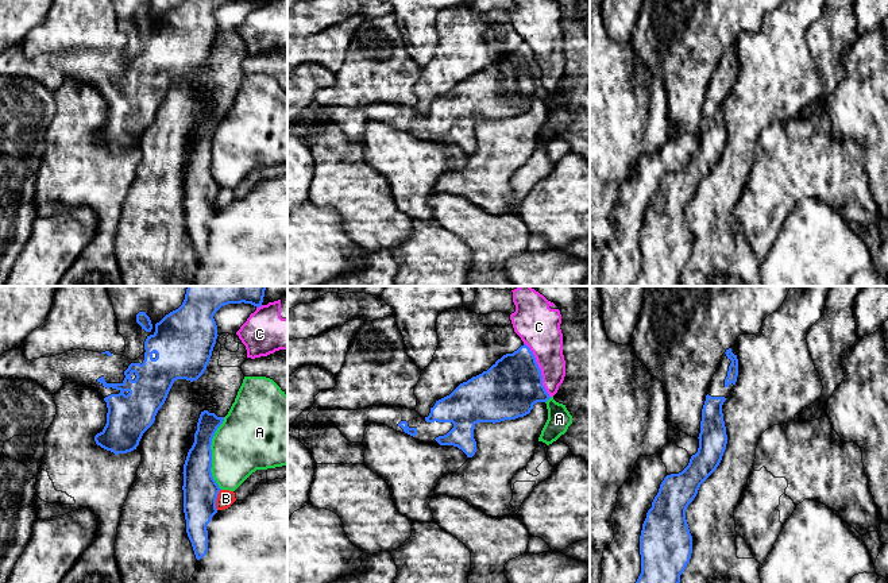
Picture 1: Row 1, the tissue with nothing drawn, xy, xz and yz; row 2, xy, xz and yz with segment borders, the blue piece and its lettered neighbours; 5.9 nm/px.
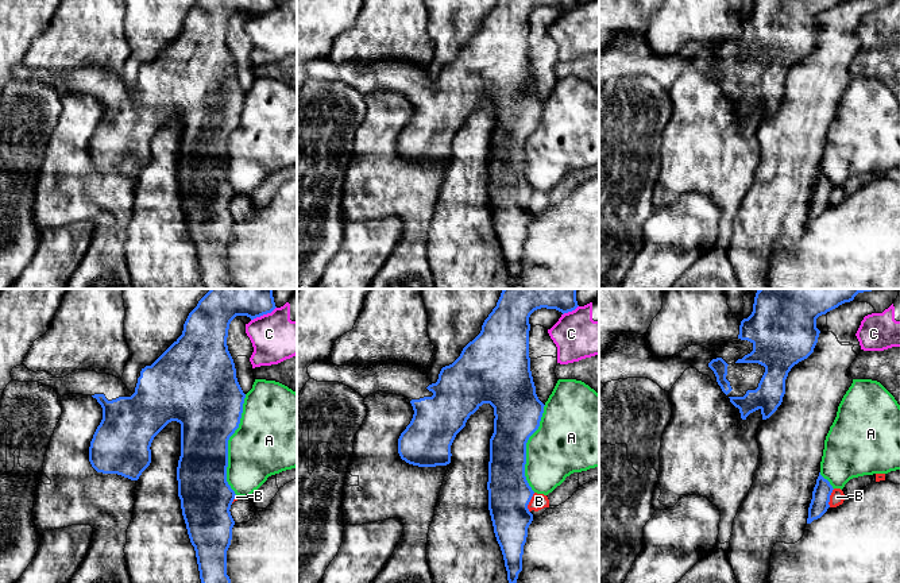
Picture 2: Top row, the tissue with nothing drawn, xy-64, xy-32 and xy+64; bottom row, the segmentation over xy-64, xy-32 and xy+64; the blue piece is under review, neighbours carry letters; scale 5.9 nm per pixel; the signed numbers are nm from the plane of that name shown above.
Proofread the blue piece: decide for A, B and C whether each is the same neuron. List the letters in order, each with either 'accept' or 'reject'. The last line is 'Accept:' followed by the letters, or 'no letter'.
A: reject
B: reject
C: reject
Accept: no letter

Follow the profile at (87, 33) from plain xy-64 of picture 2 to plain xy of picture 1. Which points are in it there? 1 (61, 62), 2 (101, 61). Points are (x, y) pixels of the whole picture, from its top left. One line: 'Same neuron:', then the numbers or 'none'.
Same neuron: none

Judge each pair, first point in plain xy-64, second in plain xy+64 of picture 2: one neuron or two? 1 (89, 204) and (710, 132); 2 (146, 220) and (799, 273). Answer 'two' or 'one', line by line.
1: one
2: two

